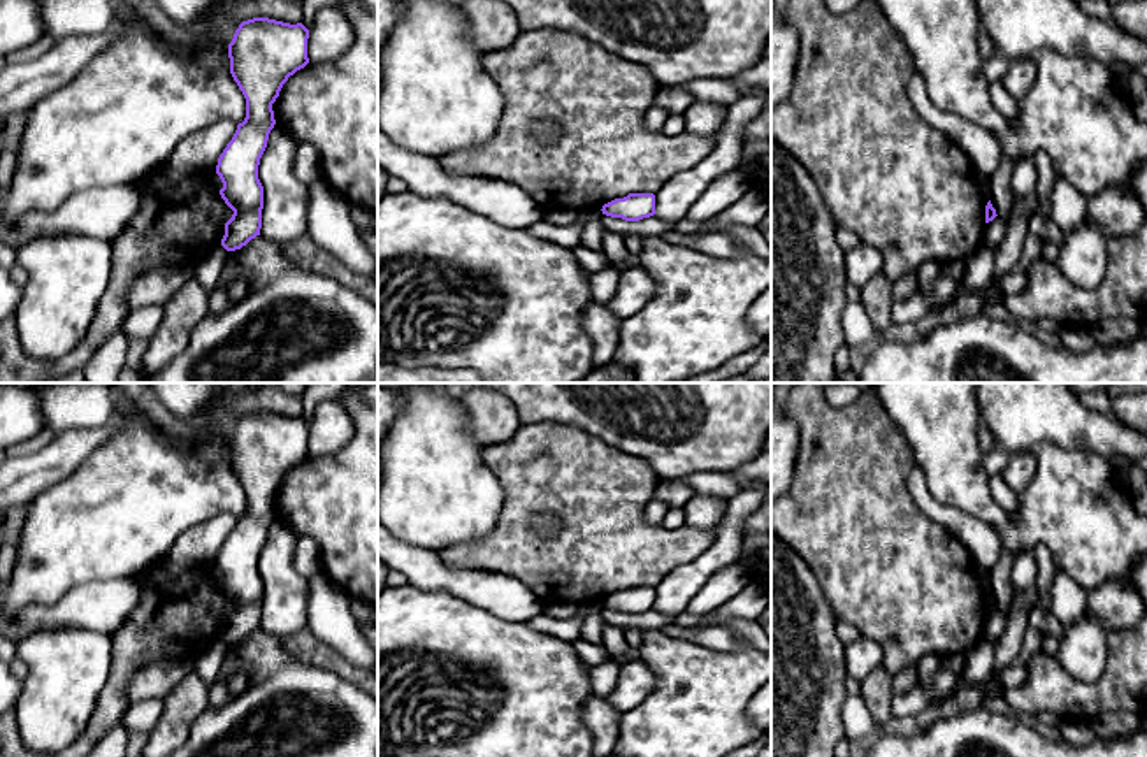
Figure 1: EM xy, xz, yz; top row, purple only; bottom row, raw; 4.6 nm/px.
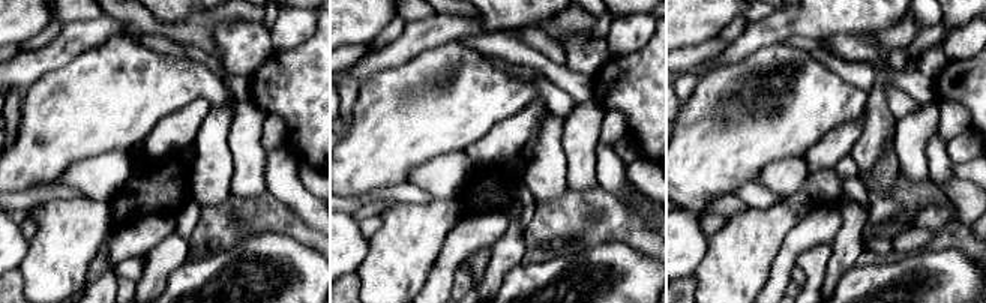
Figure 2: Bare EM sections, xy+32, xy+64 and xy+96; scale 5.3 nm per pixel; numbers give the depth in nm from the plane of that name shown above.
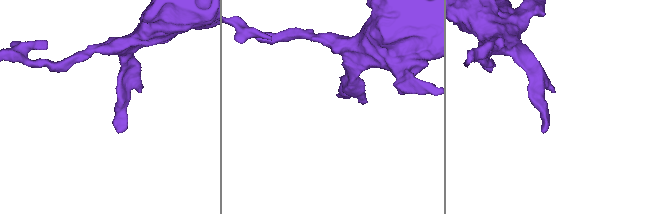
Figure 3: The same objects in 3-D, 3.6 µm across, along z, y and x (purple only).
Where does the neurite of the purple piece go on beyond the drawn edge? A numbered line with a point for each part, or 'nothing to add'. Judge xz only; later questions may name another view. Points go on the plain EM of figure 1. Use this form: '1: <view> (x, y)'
nothing to add

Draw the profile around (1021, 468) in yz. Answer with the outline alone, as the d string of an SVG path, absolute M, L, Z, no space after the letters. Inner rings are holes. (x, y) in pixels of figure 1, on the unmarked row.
M1036 451L1008 455L1008 462L1001 471L1006 485L1019 495L1033 479L1038 467Z

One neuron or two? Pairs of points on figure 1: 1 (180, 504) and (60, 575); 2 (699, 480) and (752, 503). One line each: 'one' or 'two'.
1: one
2: two

